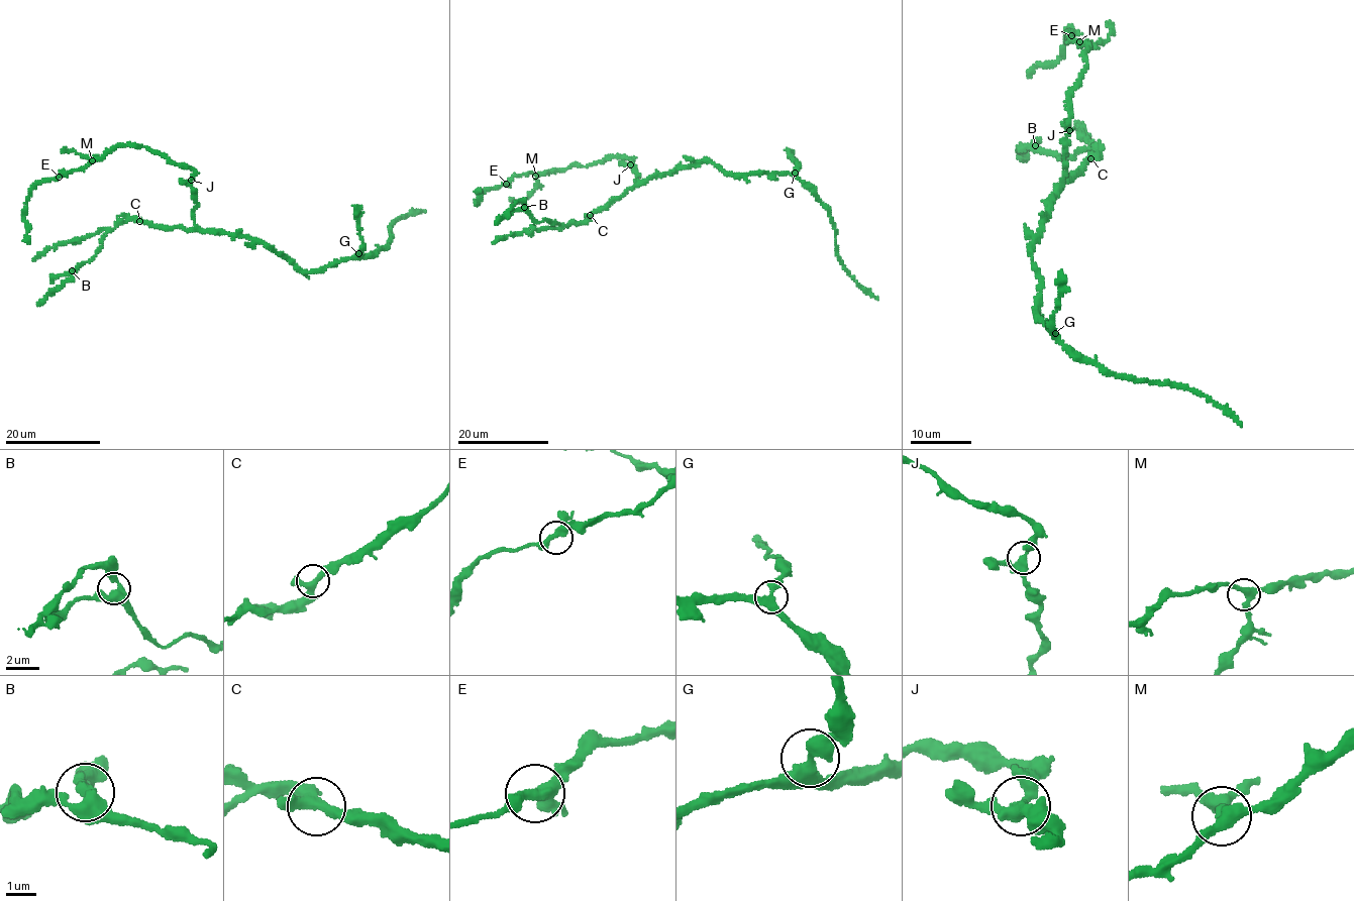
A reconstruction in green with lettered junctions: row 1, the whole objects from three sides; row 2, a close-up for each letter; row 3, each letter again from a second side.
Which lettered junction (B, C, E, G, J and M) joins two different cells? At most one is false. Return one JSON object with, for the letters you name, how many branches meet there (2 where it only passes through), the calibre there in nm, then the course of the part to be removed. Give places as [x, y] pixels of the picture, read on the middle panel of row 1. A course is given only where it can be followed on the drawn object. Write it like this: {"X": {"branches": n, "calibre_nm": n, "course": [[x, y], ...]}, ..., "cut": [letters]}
{"cut": []}

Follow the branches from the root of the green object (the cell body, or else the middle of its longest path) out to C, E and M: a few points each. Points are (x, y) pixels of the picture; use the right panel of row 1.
C: (1052, 203), (1050, 195), (1054, 191), (1058, 191), (1060, 185), (1069, 181), (1069, 175), (1090, 158)
E: (1052, 203), (1050, 195), (1066, 171), (1068, 100), (1086, 64), (1085, 41), (1070, 40), (1068, 33), (1071, 35)
M: (1052, 203), (1050, 195), (1066, 171), (1065, 138), (1070, 129), (1068, 100), (1086, 64), (1085, 42), (1079, 41)

